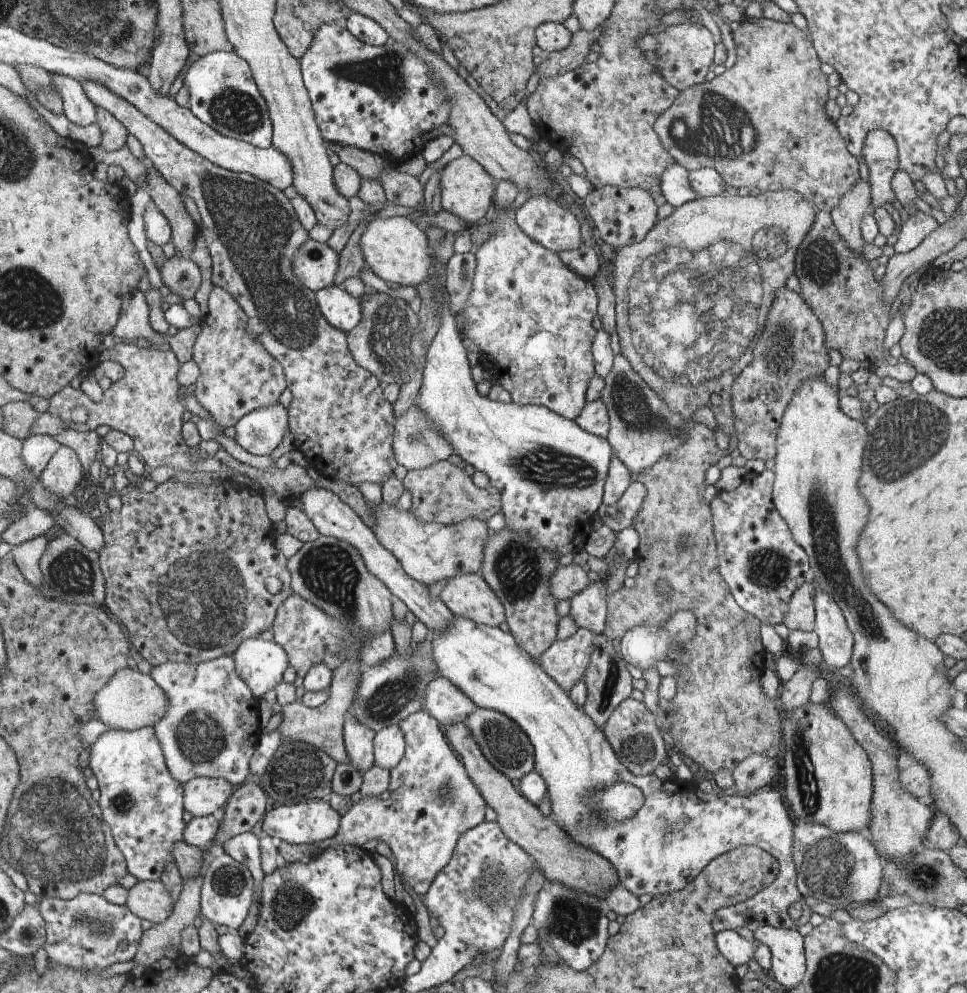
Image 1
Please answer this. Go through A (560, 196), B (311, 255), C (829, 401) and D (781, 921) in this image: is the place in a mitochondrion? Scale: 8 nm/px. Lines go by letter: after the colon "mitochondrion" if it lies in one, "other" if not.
A: other
B: mitochondrion
C: other
D: other

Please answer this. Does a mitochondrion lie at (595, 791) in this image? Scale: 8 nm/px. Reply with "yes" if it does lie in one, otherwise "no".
no

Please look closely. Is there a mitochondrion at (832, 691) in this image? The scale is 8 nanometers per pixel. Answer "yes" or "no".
no

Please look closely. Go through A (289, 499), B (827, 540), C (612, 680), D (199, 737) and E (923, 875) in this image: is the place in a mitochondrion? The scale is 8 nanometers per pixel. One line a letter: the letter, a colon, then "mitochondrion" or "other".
A: other
B: mitochondrion
C: mitochondrion
D: mitochondrion
E: mitochondrion

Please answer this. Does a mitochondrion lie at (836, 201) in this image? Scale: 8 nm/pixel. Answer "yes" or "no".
no

